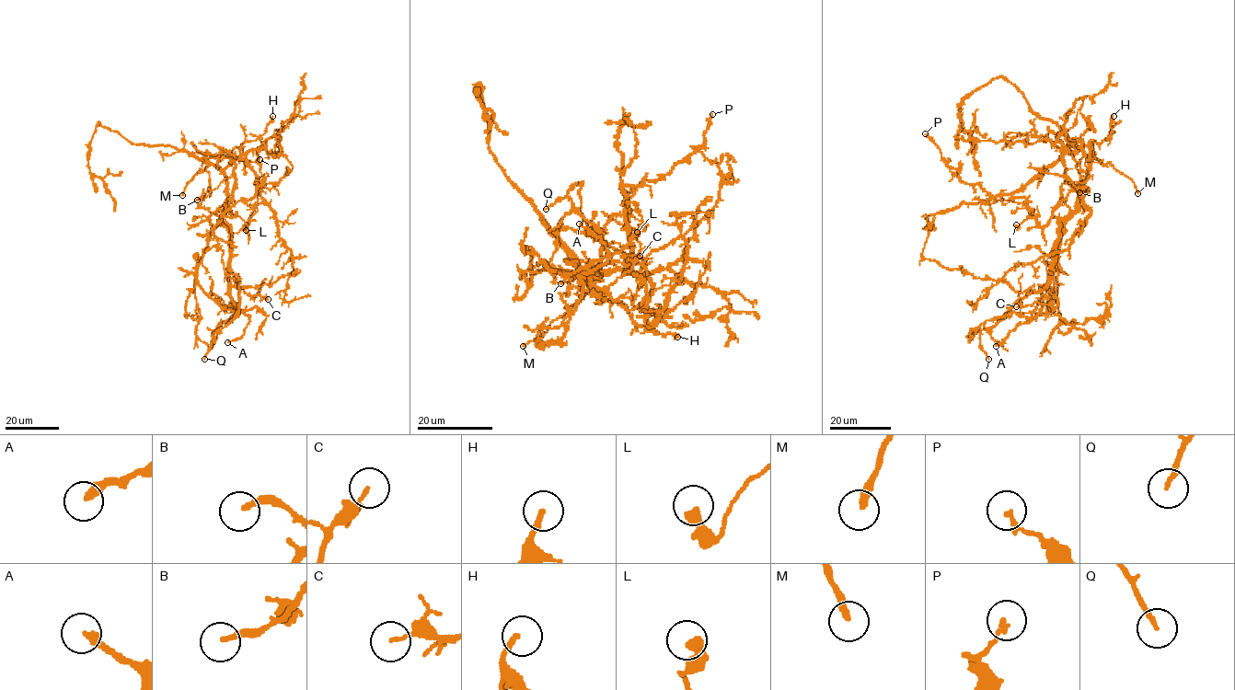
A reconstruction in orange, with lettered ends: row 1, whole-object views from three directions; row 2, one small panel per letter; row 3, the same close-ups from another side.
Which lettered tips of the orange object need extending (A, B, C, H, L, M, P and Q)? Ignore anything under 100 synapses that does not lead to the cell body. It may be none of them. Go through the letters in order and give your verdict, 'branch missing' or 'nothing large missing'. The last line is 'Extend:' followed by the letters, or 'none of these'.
A: nothing large missing
B: nothing large missing
C: nothing large missing
H: nothing large missing
L: nothing large missing
M: branch missing
P: nothing large missing
Q: nothing large missing
Extend: M

